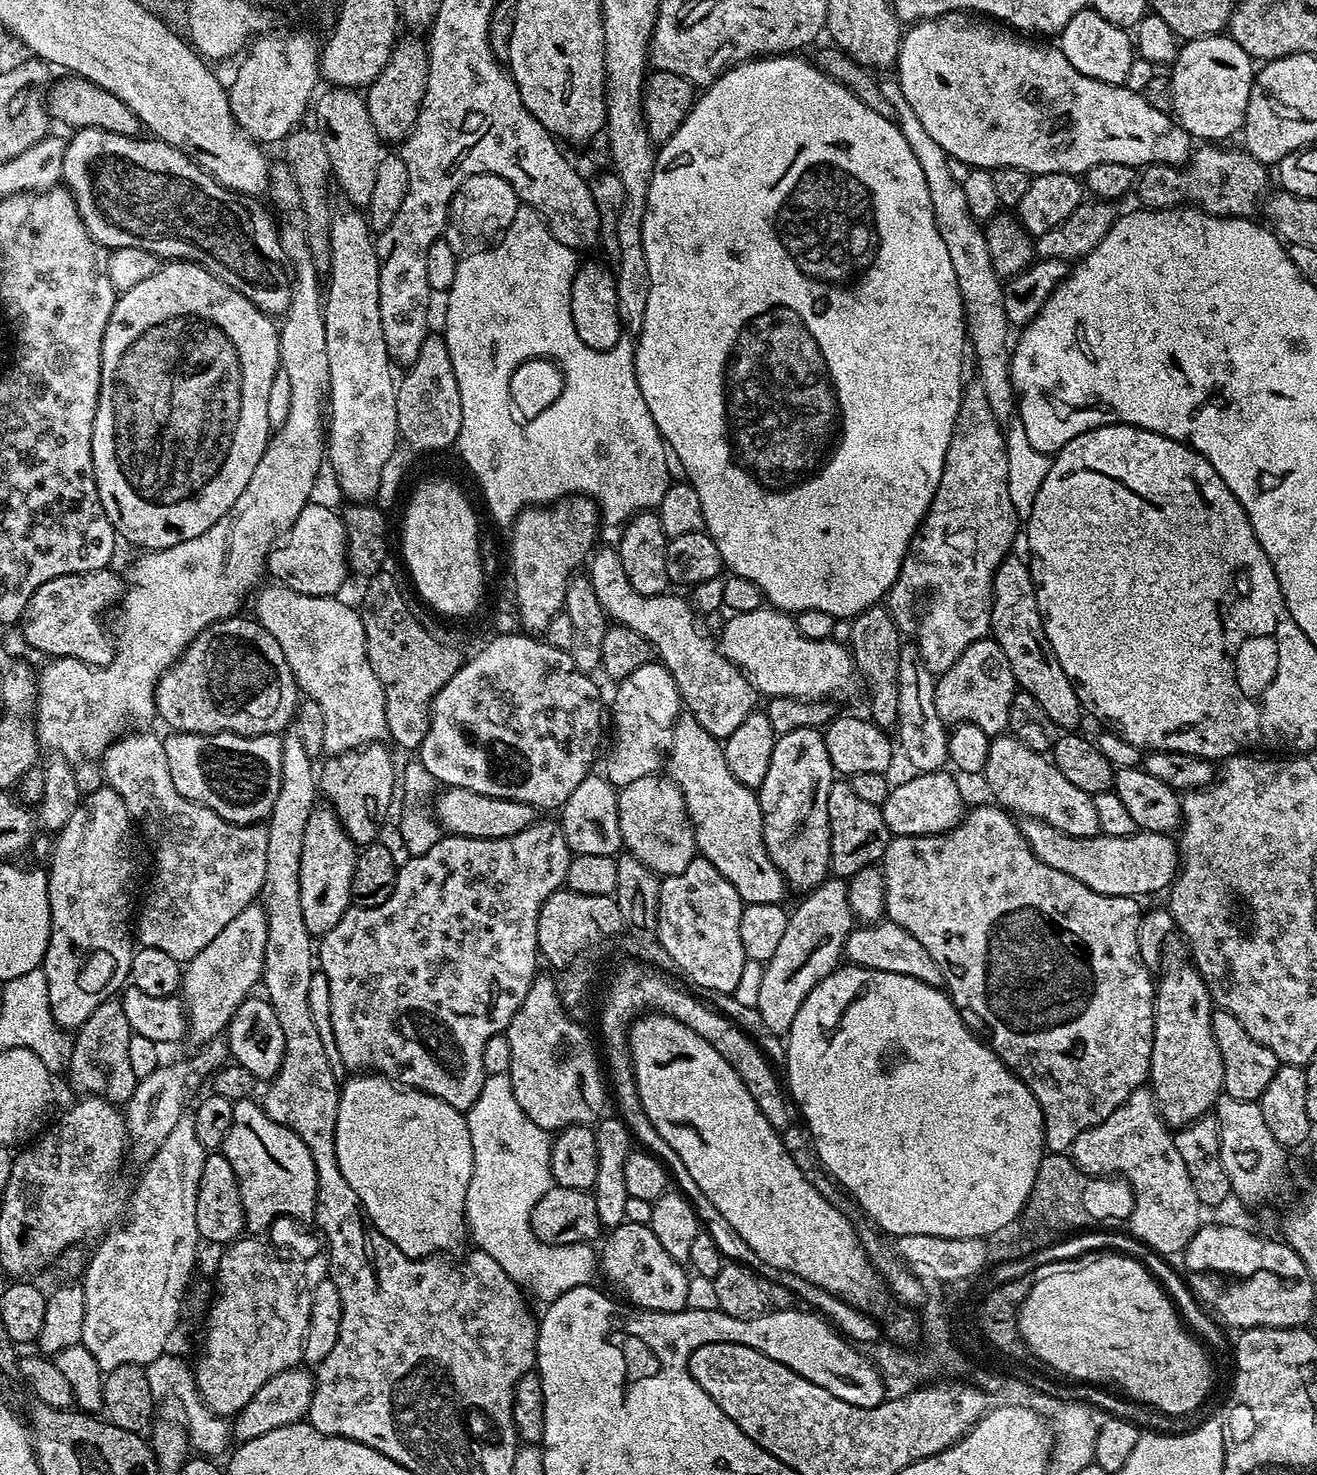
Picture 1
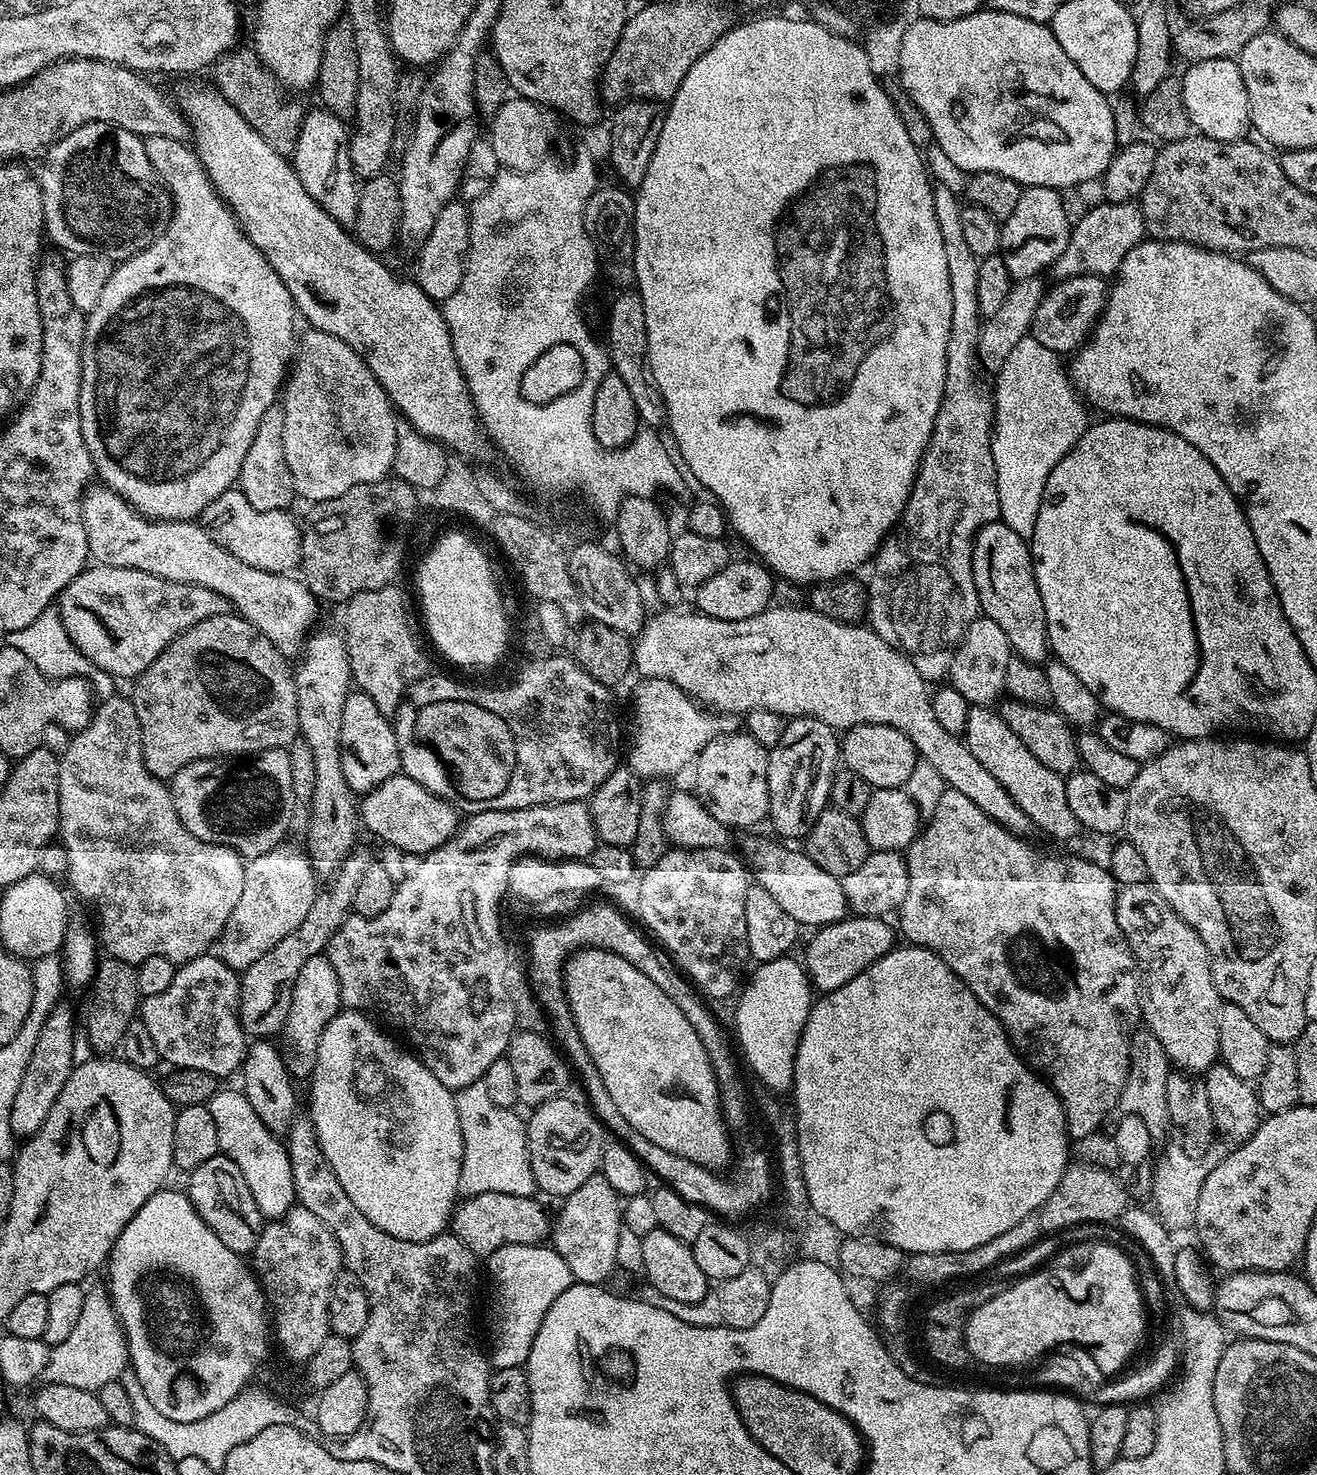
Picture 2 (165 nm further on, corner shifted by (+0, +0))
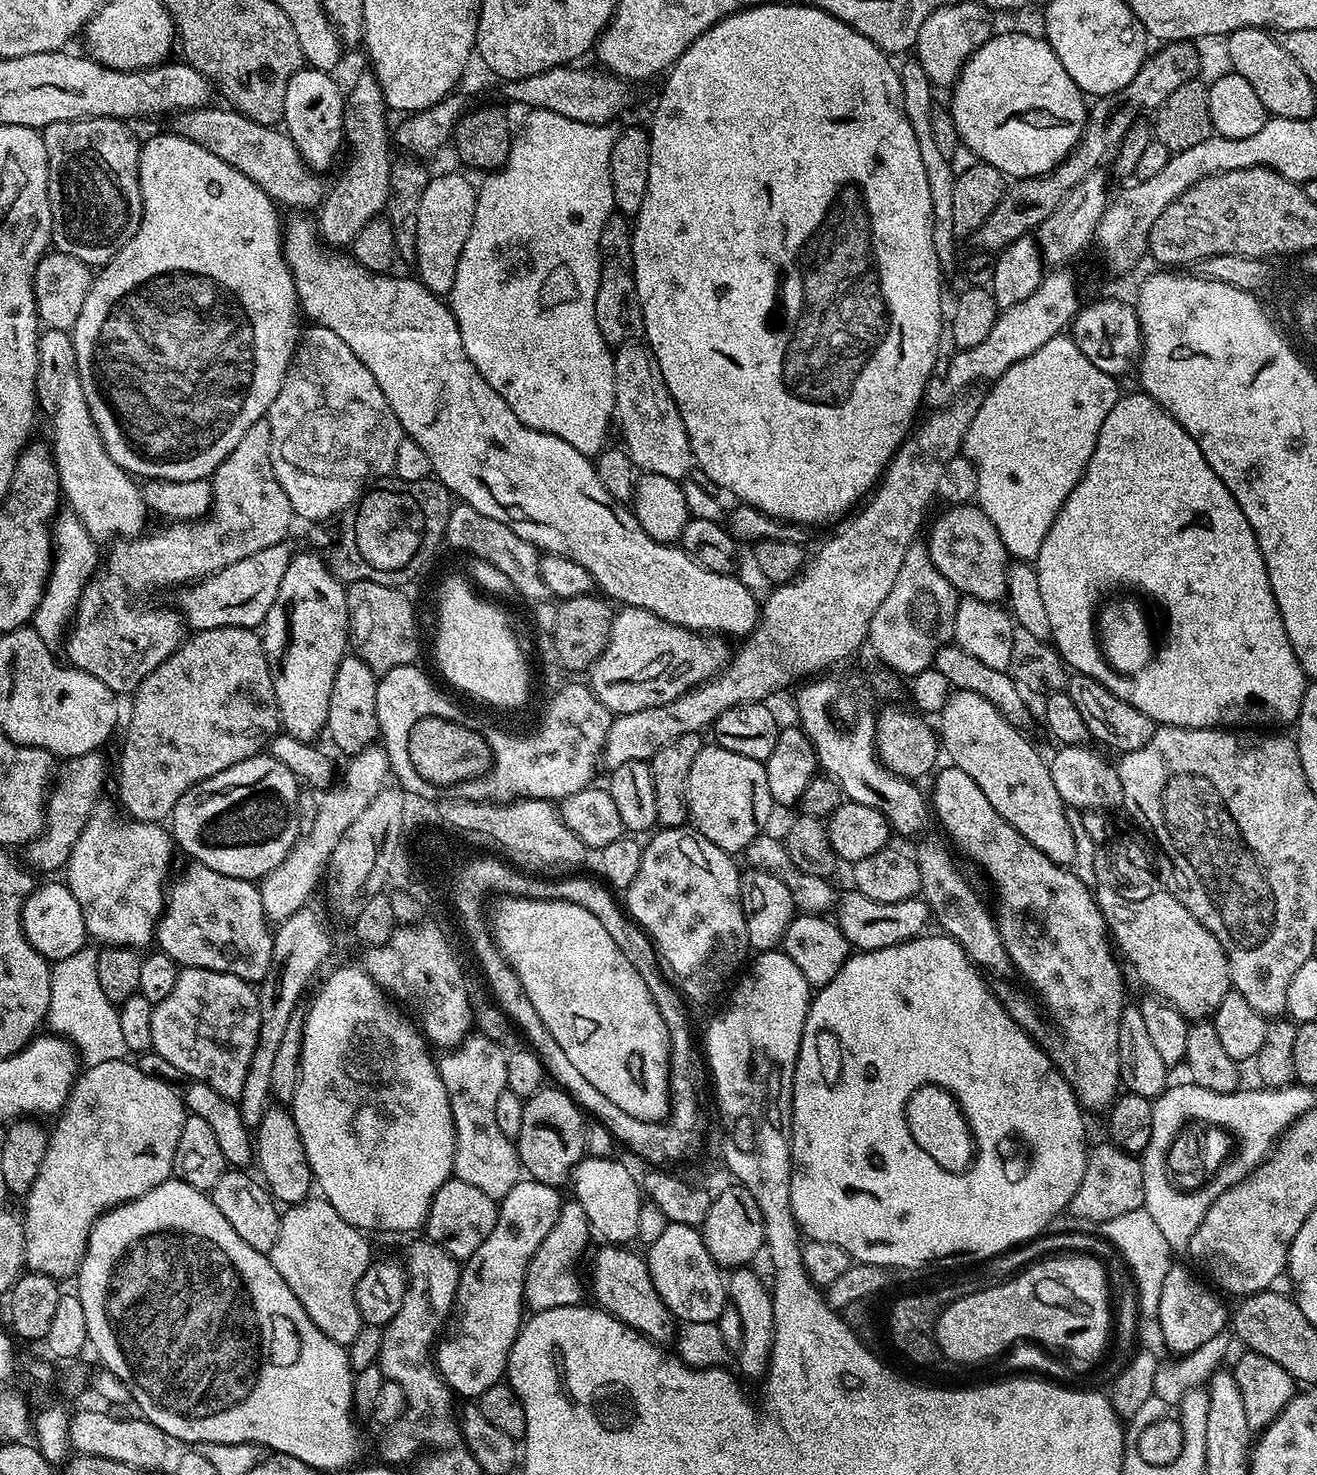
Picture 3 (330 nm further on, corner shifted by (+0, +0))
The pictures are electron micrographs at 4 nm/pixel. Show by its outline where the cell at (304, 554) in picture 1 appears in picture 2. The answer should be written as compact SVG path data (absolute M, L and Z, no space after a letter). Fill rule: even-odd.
M239 487L226 489L206 510L200 513L198 520L208 531L210 538L222 546L222 550L230 550L234 558L242 558L246 566L254 566L258 570L288 574L300 562L300 533L301 525L296 524L291 511L285 510L254 510L250 502L246 502L246 494L242 494ZM293 568L293 569L292 569Z

